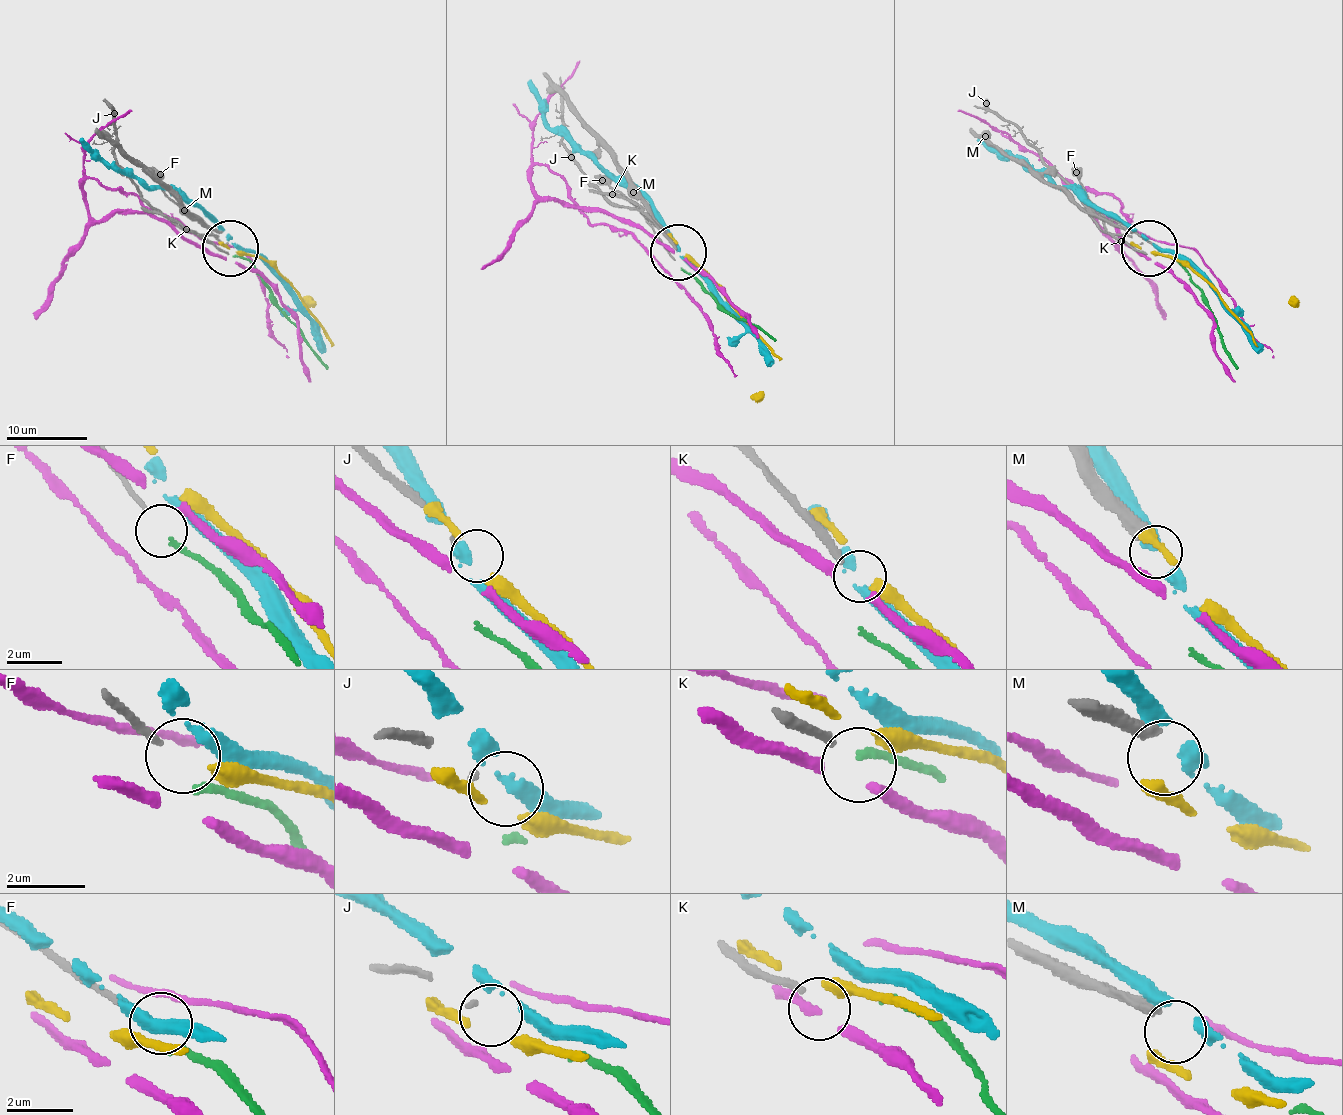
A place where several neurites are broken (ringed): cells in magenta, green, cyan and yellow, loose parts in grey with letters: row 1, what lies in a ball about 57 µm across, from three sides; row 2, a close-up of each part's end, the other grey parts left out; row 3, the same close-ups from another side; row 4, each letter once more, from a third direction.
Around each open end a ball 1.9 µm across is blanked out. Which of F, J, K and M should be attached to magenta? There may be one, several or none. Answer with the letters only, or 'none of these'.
none of these

